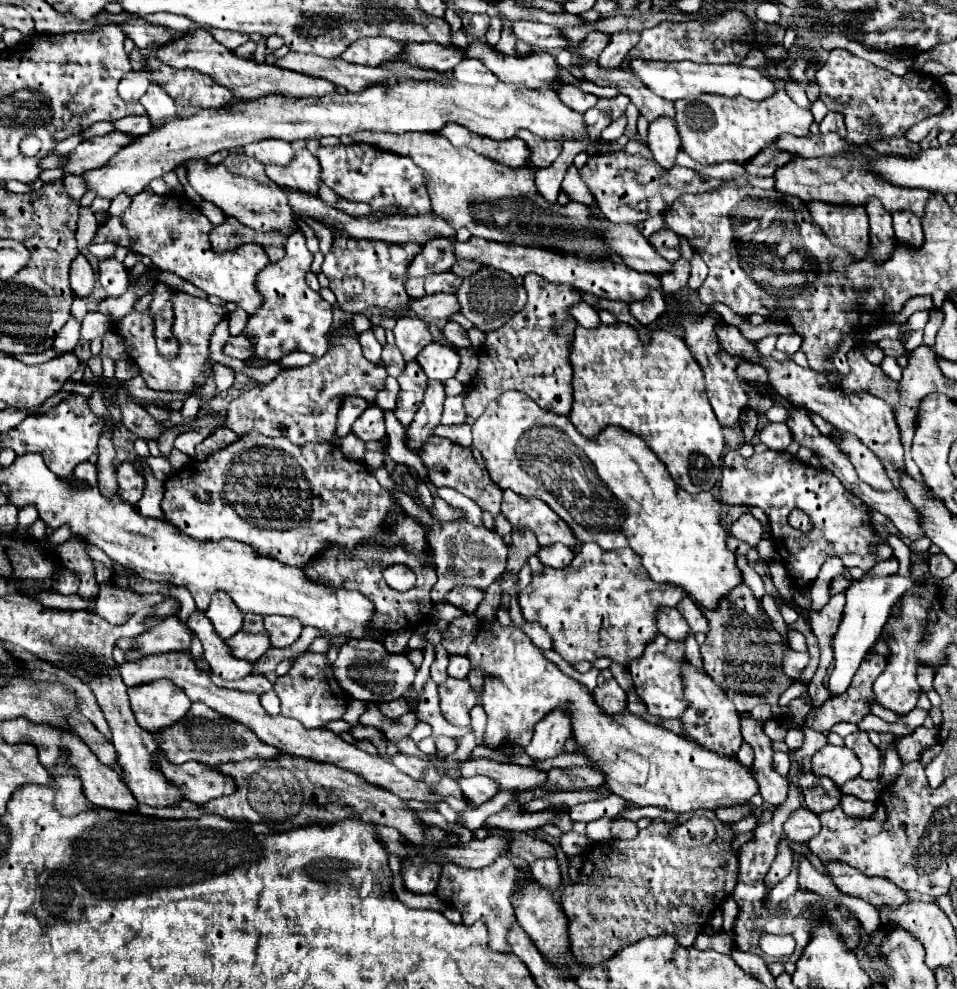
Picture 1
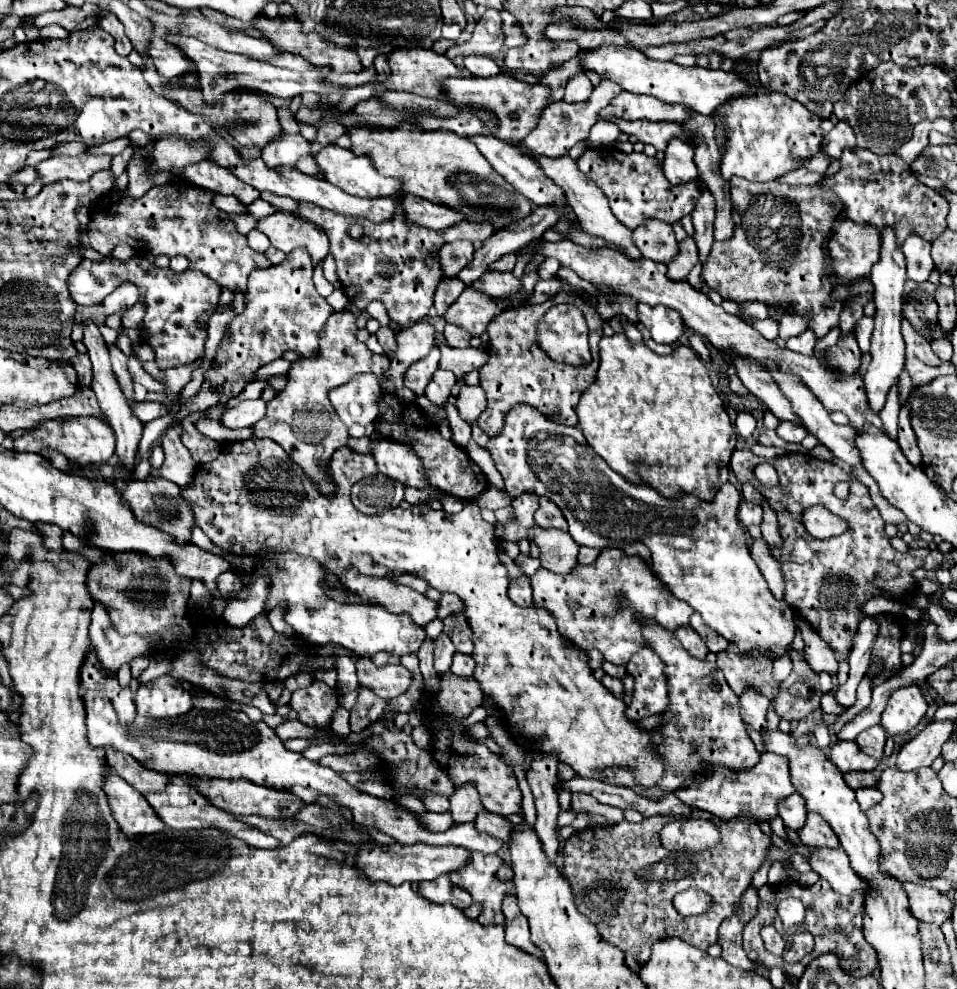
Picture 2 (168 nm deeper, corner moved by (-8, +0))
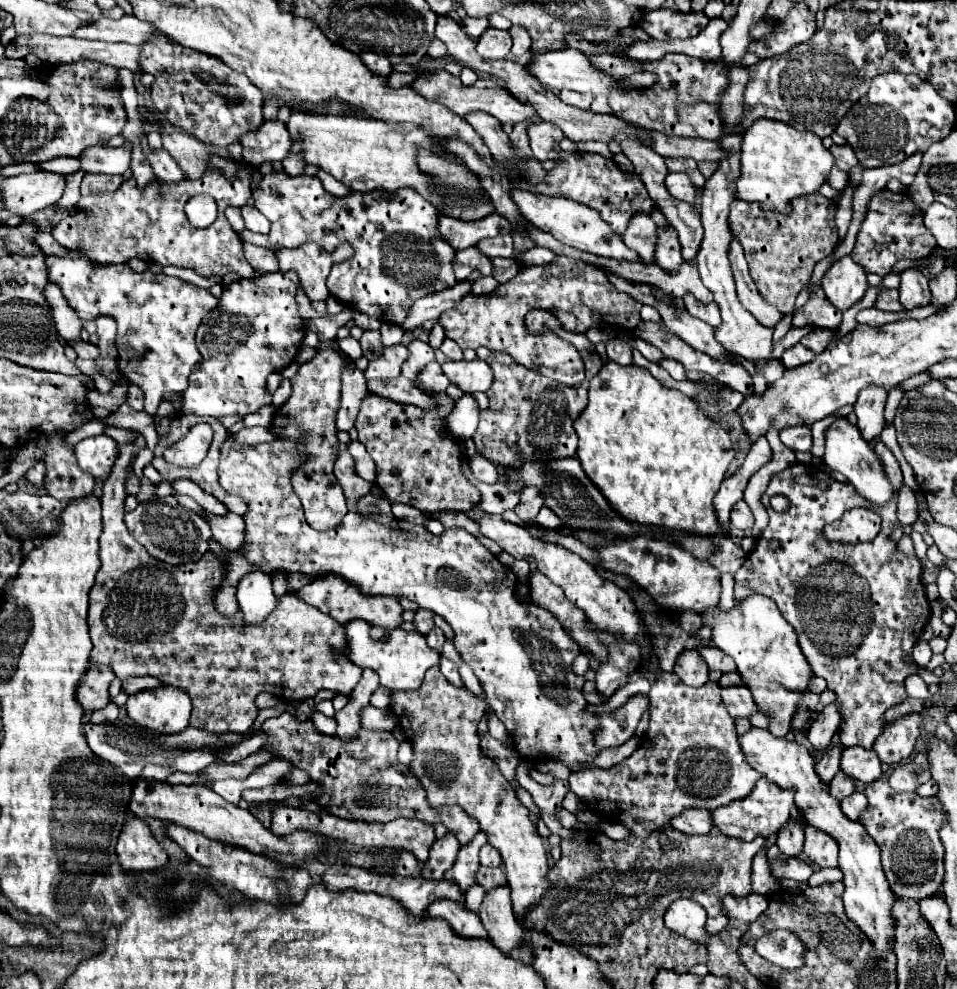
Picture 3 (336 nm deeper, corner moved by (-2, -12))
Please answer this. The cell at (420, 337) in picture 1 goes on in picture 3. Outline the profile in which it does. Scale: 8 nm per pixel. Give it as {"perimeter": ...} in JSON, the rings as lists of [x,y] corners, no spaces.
{"perimeter":[[[394,345],[394,347],[384,349],[384,353],[378,359],[370,361],[368,369],[364,371],[364,377],[372,379],[372,377],[394,377],[394,375],[398,375],[402,363],[406,361],[406,355],[408,355],[406,345]]]}

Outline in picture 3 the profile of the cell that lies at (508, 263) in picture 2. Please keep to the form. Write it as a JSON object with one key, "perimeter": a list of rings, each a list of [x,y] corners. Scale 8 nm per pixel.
{"perimeter":[[[498,257],[498,259],[492,259],[492,263],[494,263],[492,277],[494,277],[498,283],[510,281],[510,279],[520,271],[520,267],[518,267],[518,263],[516,263],[514,259],[502,259],[502,257]]]}

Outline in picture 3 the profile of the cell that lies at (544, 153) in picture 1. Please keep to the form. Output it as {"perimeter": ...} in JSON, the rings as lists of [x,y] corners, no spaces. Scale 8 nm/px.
{"perimeter":[[[546,121],[528,125],[526,133],[528,133],[528,141],[530,141],[530,149],[534,153],[534,159],[538,159],[538,161],[546,161],[548,153],[556,147],[556,143],[560,139],[564,139],[562,131],[558,131],[558,127],[554,127],[552,123],[546,123]]]}

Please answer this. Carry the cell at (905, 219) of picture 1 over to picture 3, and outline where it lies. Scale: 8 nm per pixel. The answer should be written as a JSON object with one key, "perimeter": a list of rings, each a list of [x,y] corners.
{"perimeter":[[[906,269],[902,273],[900,303],[906,311],[912,311],[916,307],[926,307],[926,305],[932,303],[932,293],[930,293],[930,287],[928,287],[928,279],[920,271]]]}

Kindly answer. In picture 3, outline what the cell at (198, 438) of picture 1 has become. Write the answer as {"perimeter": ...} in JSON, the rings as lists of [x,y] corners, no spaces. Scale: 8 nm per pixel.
{"perimeter":[[[266,405],[256,413],[250,413],[244,417],[244,427],[254,427],[254,425],[262,425],[262,427],[270,427],[272,419],[274,419],[276,407],[274,405]]]}

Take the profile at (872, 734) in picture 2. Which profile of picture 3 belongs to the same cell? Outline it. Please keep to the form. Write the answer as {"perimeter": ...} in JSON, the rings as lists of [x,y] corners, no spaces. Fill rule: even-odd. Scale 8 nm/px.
{"perimeter":[[[882,441],[876,443],[874,453],[882,463],[888,481],[894,483],[892,485],[894,497],[884,505],[872,505],[862,495],[858,495],[854,487],[850,487],[850,483],[840,483],[832,479],[826,471],[816,469],[814,465],[794,463],[782,473],[774,475],[772,481],[768,483],[766,493],[762,495],[762,503],[770,517],[768,529],[764,529],[764,533],[756,539],[754,551],[750,551],[750,555],[744,561],[744,567],[740,567],[738,573],[734,575],[736,603],[742,603],[752,593],[760,593],[770,597],[778,605],[782,617],[794,627],[800,649],[804,651],[808,663],[812,665],[814,675],[826,679],[828,689],[834,691],[838,697],[838,711],[842,717],[838,735],[842,745],[844,747],[862,745],[866,749],[872,749],[874,739],[882,733],[886,725],[884,721],[886,709],[908,699],[904,681],[906,677],[916,675],[922,669],[918,663],[910,661],[912,647],[920,639],[930,619],[930,603],[926,599],[926,591],[922,583],[922,565],[918,559],[908,559],[902,551],[898,551],[896,541],[890,539],[892,529],[898,525],[896,519],[898,491],[904,485],[900,465],[892,455],[892,451]],[[772,495],[784,495],[790,501],[788,511],[784,513],[774,511],[770,507]],[[852,507],[868,507],[878,511],[882,517],[880,535],[870,543],[856,543],[856,545],[824,539],[820,535],[824,525],[840,519],[842,513]]]}

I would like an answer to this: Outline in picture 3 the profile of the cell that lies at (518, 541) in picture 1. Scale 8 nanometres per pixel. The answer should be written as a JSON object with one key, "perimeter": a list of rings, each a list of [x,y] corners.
{"perimeter":[[[526,487],[520,495],[520,503],[516,507],[516,513],[520,517],[536,517],[536,513],[542,505],[544,505],[544,501],[542,501],[540,491],[536,487]]]}

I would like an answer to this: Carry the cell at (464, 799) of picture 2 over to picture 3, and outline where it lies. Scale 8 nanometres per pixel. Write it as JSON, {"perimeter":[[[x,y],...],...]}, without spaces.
{"perimeter":[[[450,833],[444,839],[434,841],[434,845],[430,847],[430,857],[420,871],[420,877],[444,879],[444,873],[454,865],[458,847],[460,847],[458,839],[454,839],[454,835],[450,835]]]}

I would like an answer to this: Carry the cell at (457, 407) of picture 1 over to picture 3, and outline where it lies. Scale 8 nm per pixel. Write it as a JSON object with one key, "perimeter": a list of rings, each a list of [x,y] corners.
{"perimeter":[[[478,454],[469,460],[470,469],[474,473],[474,477],[482,483],[496,483],[498,475],[494,471],[494,465],[488,459],[482,459],[482,455]]]}

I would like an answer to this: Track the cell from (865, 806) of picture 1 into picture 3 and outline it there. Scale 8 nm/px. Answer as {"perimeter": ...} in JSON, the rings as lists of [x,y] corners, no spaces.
{"perimeter":[[[854,791],[848,799],[842,799],[842,801],[840,801],[840,809],[842,809],[842,813],[844,813],[848,819],[856,821],[858,815],[866,809],[866,795],[860,793],[860,791]]]}

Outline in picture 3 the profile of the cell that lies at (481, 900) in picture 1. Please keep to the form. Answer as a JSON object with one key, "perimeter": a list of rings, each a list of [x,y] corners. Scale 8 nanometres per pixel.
{"perimeter":[[[480,831],[470,843],[462,845],[460,851],[458,851],[454,867],[444,875],[444,879],[458,883],[462,891],[468,891],[468,887],[476,885],[474,883],[474,873],[480,867],[480,863],[478,863],[478,851],[480,851],[480,847],[484,843],[487,843],[487,835],[484,835]]]}

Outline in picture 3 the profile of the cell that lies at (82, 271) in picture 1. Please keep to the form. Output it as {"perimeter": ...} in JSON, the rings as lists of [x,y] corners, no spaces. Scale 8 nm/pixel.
{"perimeter":[[[70,249],[62,257],[46,255],[46,267],[48,267],[50,279],[54,279],[54,283],[62,287],[66,301],[82,321],[94,321],[100,315],[108,315],[116,319],[116,325],[118,325],[116,349],[120,353],[118,371],[124,379],[128,379],[132,385],[142,389],[144,411],[148,415],[156,415],[156,409],[164,393],[168,391],[182,393],[186,389],[188,377],[200,359],[200,353],[194,343],[194,333],[202,323],[202,319],[218,305],[218,299],[212,297],[208,289],[196,287],[178,277],[168,277],[164,273],[158,273],[158,275],[152,271],[134,273],[128,265],[112,265],[112,263],[98,265],[98,263],[92,263],[82,249]]]}

